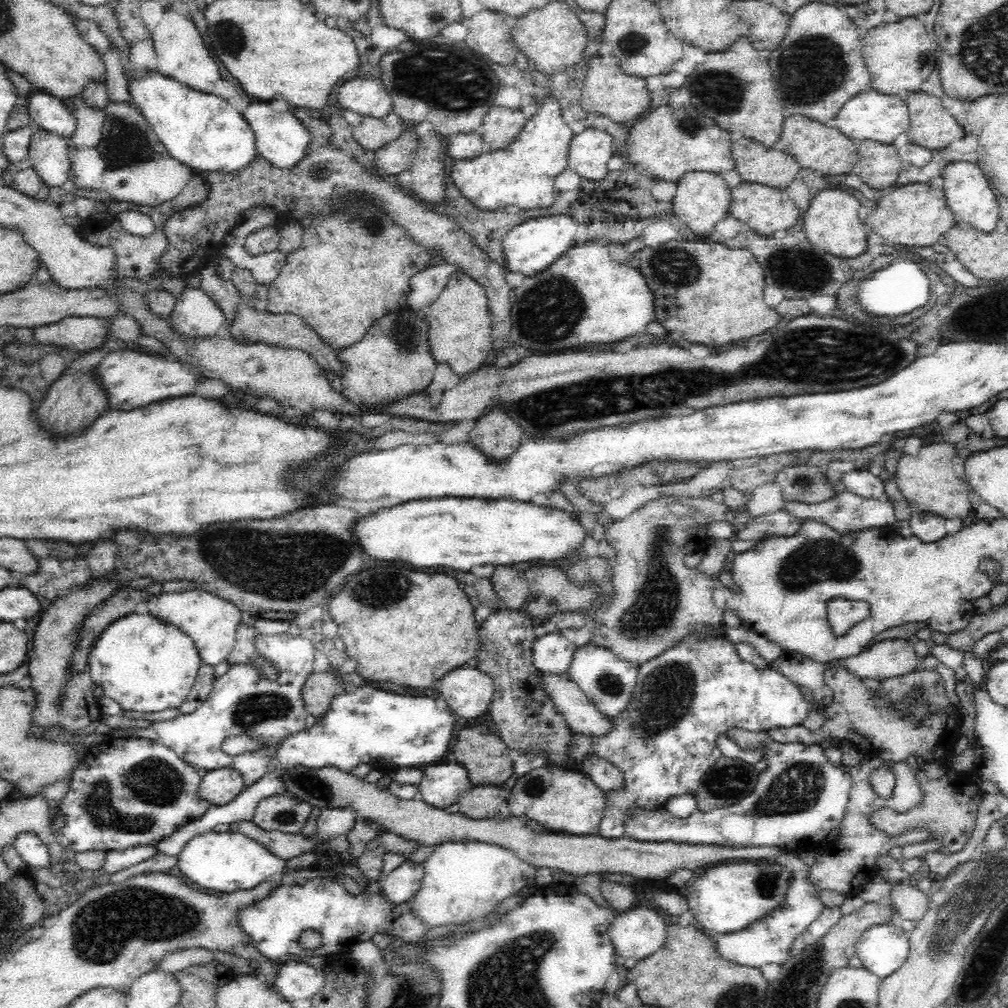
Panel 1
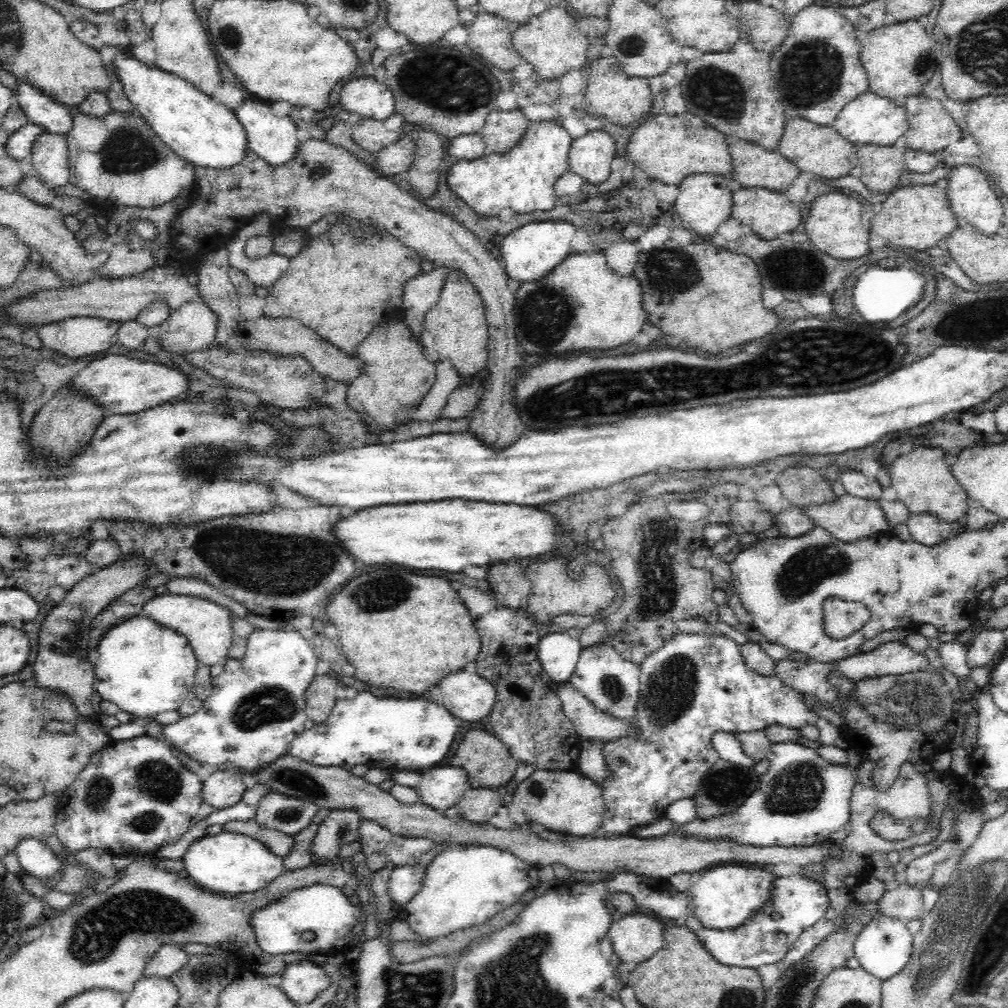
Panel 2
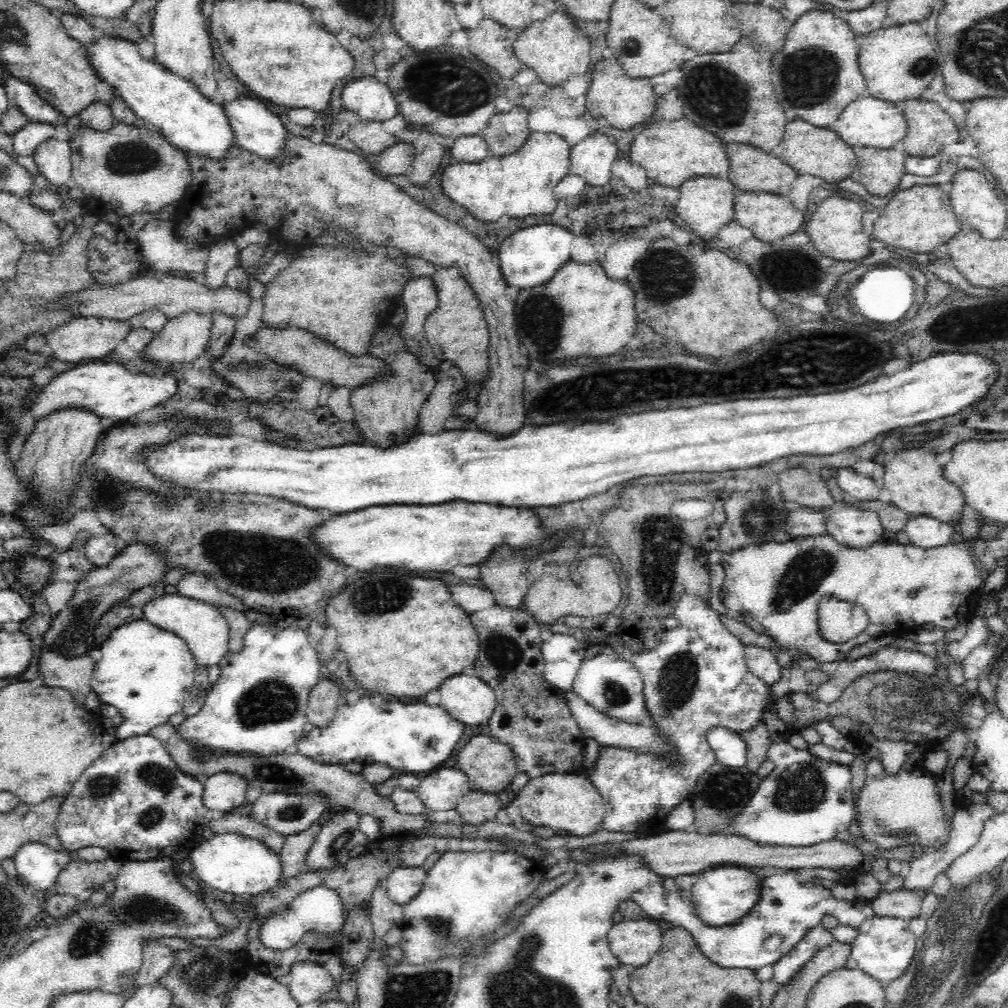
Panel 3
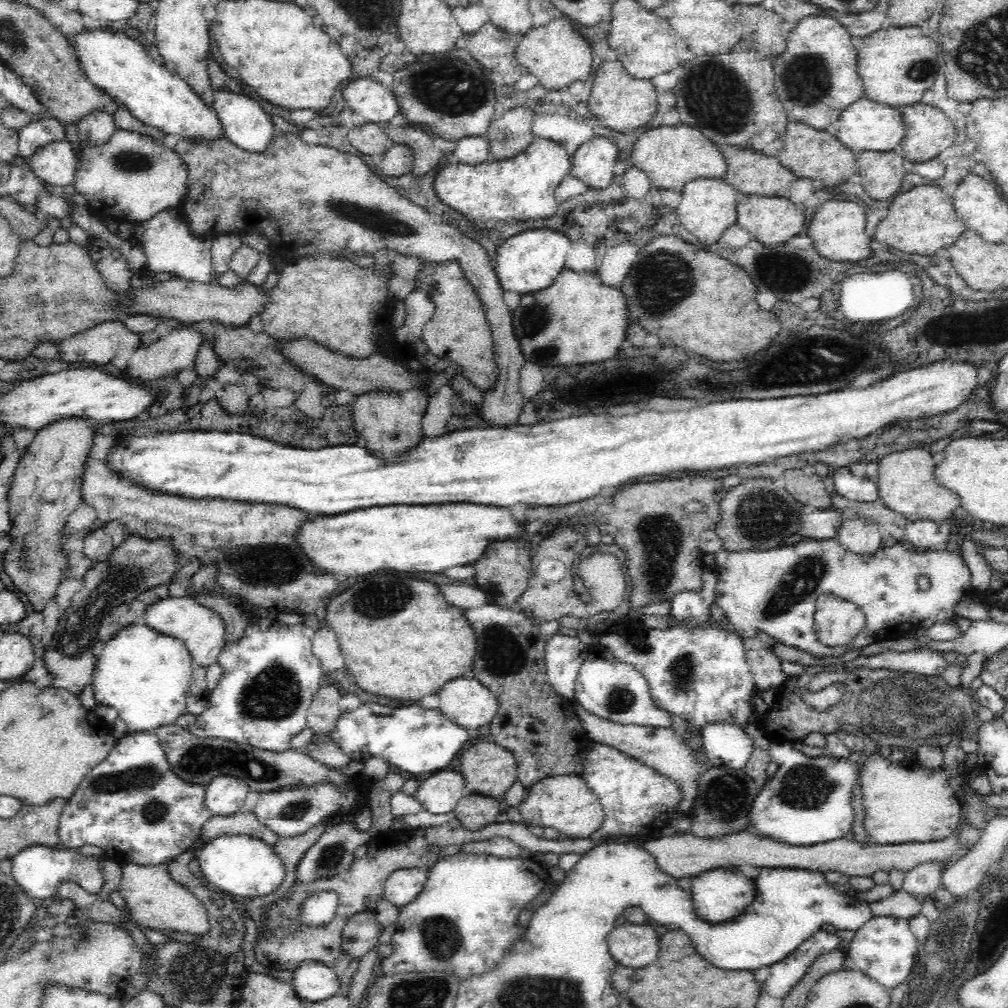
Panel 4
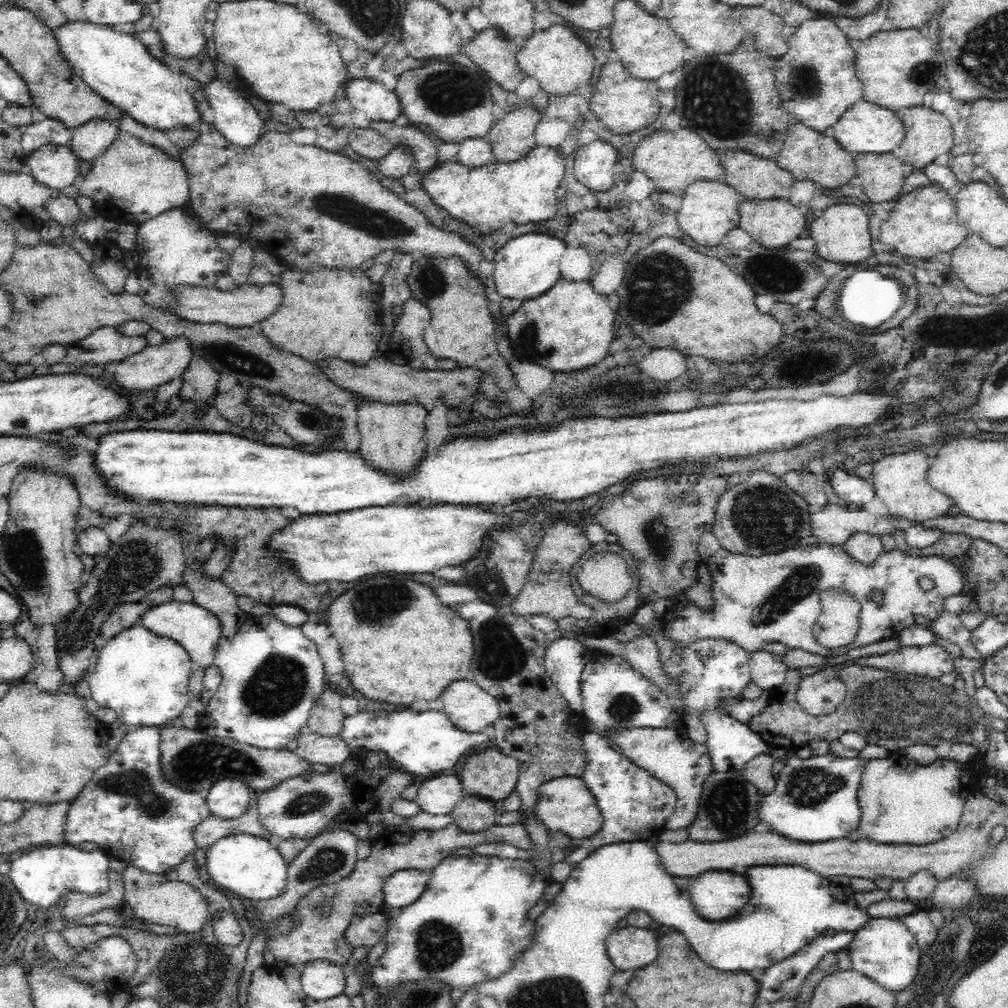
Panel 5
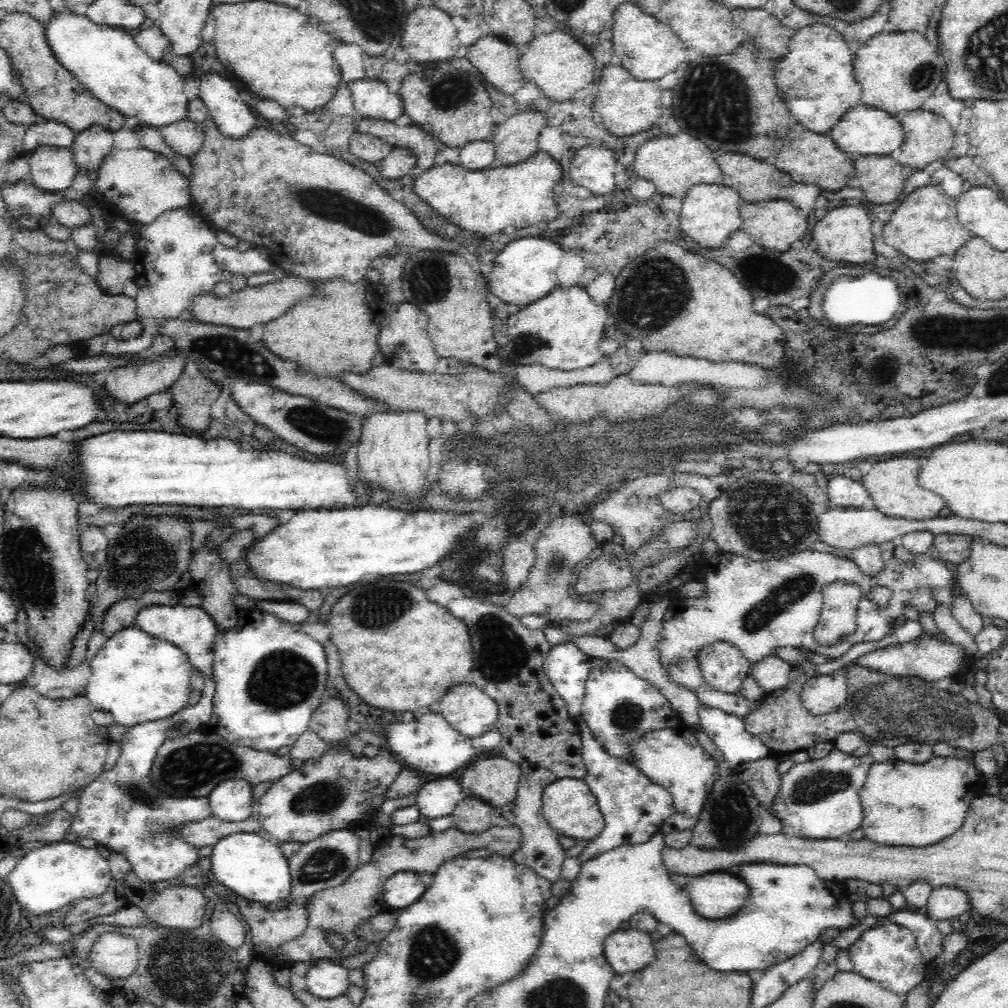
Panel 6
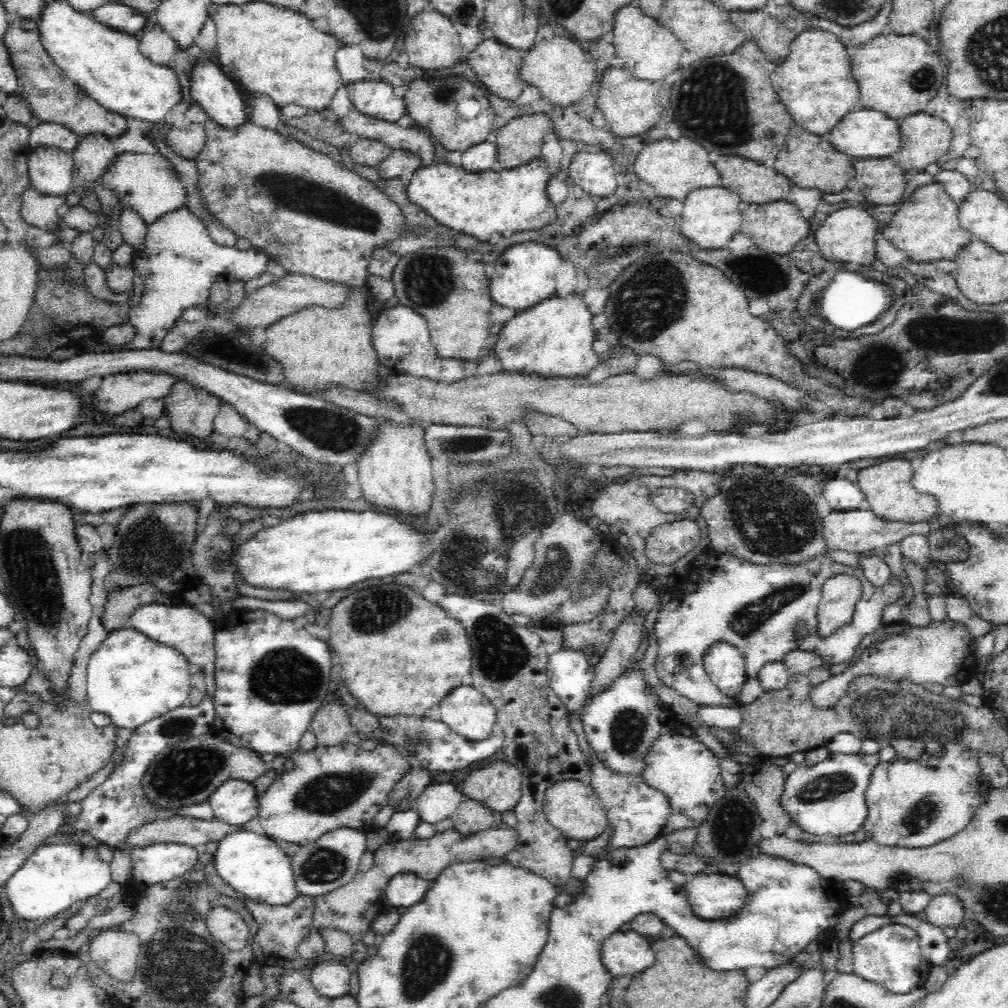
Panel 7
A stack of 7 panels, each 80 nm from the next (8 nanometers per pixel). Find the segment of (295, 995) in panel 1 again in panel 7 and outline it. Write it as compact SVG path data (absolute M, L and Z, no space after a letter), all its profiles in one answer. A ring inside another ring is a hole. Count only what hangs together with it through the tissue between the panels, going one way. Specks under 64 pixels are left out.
M334 960L318 963L309 979L314 988L328 998L338 998L350 994L350 978L348 966Z

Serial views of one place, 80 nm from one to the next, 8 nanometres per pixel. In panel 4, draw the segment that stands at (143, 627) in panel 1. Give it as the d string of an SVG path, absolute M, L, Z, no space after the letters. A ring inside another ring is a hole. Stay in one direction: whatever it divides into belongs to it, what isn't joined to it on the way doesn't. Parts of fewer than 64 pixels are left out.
M142 620L120 630L109 641L97 658L91 688L98 705L112 706L126 722L127 732L154 731L162 725L175 724L176 719L187 713L187 698L194 664L184 641L166 636L146 626Z

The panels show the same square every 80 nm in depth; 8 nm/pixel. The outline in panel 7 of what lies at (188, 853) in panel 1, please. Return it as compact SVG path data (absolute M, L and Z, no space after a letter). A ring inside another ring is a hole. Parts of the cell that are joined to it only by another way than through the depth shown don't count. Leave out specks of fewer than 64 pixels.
M235 828L223 840L213 854L218 875L236 892L256 900L258 904L288 906L299 898L290 856L284 853L282 844L266 834L255 834Z

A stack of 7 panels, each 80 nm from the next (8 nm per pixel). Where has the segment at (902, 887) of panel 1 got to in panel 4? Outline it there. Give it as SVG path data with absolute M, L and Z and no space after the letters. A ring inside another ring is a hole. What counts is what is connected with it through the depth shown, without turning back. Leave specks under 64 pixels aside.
M906 892L892 893L889 898L869 904L872 916L893 916L909 920L920 913L922 899L916 898Z

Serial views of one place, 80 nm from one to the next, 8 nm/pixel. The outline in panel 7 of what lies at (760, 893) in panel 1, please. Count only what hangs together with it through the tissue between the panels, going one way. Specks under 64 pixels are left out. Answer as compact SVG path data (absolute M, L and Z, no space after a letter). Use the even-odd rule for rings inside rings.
M714 871L697 874L684 888L696 918L707 921L733 917L749 900L737 877Z

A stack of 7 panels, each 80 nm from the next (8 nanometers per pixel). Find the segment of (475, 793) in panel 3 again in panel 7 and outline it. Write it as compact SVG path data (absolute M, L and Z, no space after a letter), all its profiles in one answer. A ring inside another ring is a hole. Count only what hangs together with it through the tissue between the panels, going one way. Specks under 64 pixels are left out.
M476 799L463 800L450 816L454 822L453 830L462 837L477 834L491 829L494 824L494 814Z

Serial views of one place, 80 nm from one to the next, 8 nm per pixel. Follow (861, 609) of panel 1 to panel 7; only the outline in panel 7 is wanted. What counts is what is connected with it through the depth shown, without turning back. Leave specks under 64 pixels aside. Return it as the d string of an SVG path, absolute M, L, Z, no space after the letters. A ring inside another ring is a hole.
M837 574L824 582L817 608L818 635L831 636L840 626L848 624L854 604L862 594L861 582L848 574Z

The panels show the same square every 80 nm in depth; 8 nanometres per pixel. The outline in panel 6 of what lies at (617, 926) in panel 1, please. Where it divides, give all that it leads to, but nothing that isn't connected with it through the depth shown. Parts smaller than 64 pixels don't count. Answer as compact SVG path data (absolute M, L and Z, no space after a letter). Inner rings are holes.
M638 929L618 930L606 937L603 954L613 972L622 975L628 970L646 968L654 960L654 946L648 933Z

